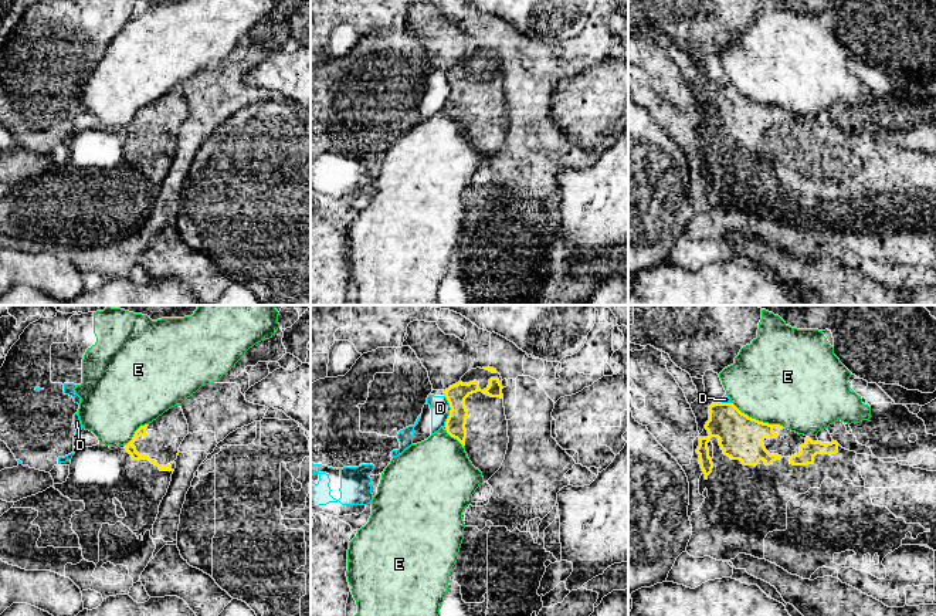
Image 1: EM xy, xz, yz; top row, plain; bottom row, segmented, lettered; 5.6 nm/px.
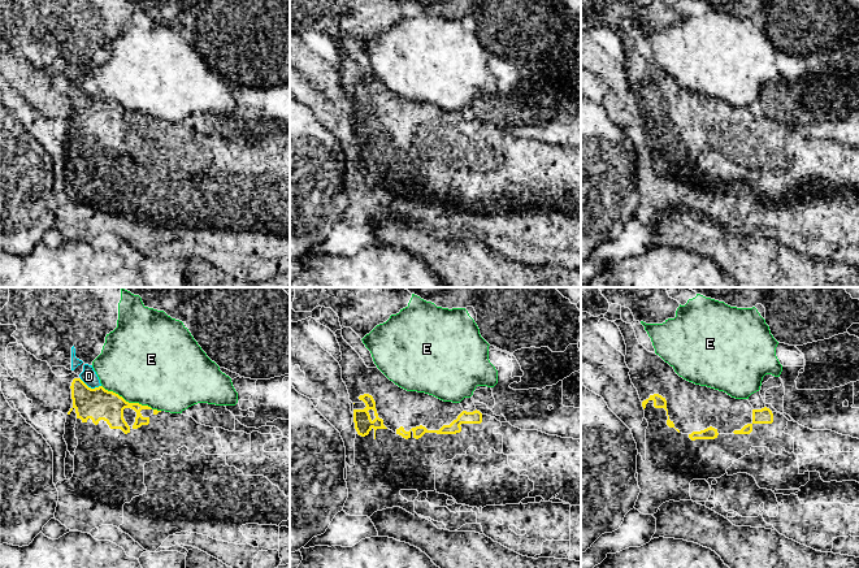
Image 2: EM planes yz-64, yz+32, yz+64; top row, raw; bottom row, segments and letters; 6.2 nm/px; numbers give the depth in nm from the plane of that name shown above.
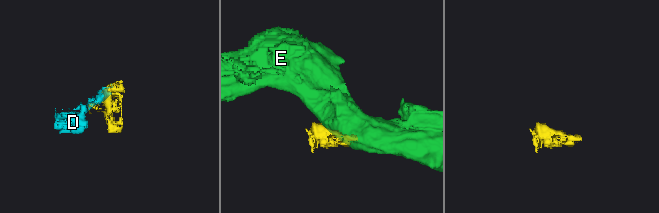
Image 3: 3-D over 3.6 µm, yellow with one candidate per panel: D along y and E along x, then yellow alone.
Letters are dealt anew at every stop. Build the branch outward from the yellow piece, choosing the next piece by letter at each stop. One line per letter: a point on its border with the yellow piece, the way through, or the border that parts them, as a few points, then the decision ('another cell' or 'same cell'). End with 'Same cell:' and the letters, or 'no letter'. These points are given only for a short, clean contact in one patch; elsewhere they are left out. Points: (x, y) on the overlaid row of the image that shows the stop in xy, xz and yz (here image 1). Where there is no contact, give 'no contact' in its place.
D: contact xz (450, 410); border xz (444, 396), (450, 408), (446, 425); another cell
E: contact yz (758, 420); another cell
Same cell: no letter

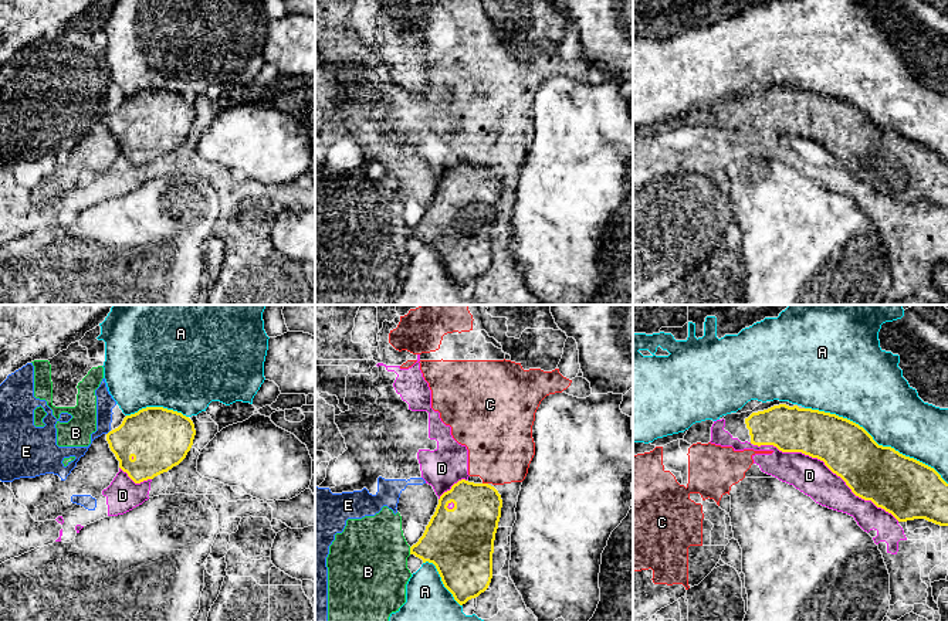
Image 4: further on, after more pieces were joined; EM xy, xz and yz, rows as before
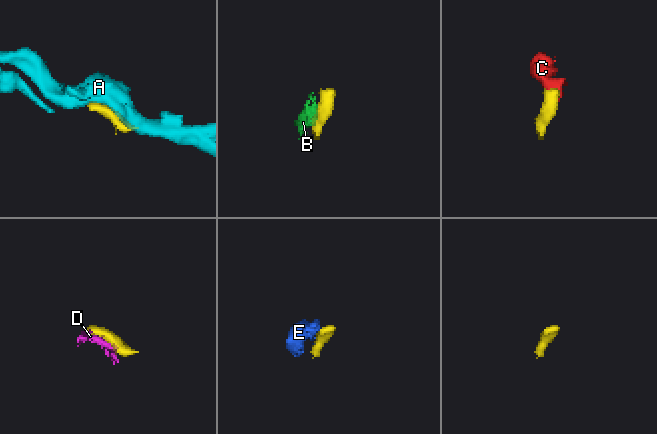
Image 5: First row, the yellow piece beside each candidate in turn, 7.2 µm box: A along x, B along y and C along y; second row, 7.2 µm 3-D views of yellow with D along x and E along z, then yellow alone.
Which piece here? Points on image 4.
A: contact yz (876, 443); another cell
B: contact xz (410, 550); border xz (409, 547), (410, 553); another cell
C: contact xz (486, 484); another cell
D: contact yz (828, 467); same cell
E: contact xy (108, 433); border xy (109, 430), (107, 434); another cell
Same cell: D

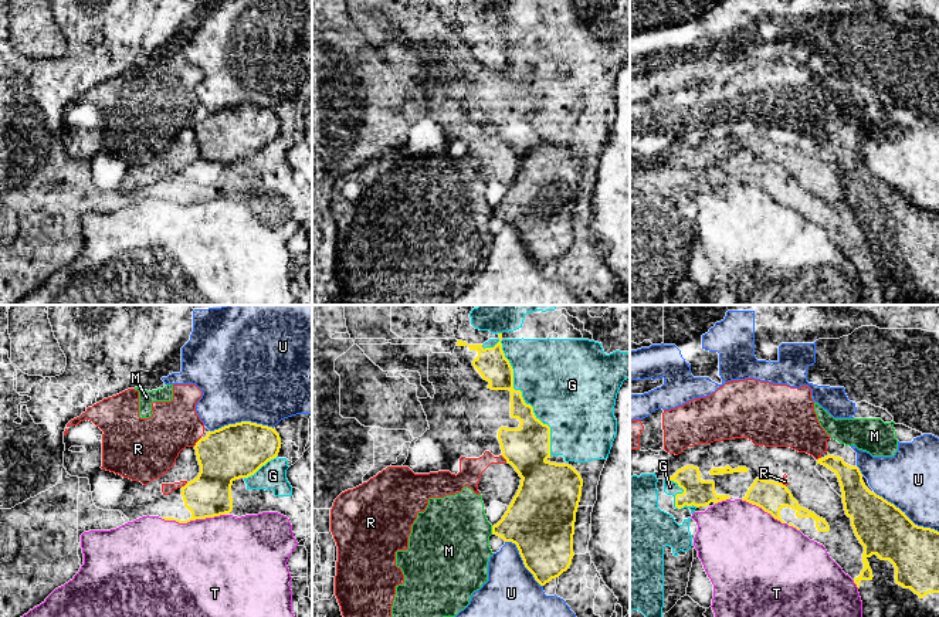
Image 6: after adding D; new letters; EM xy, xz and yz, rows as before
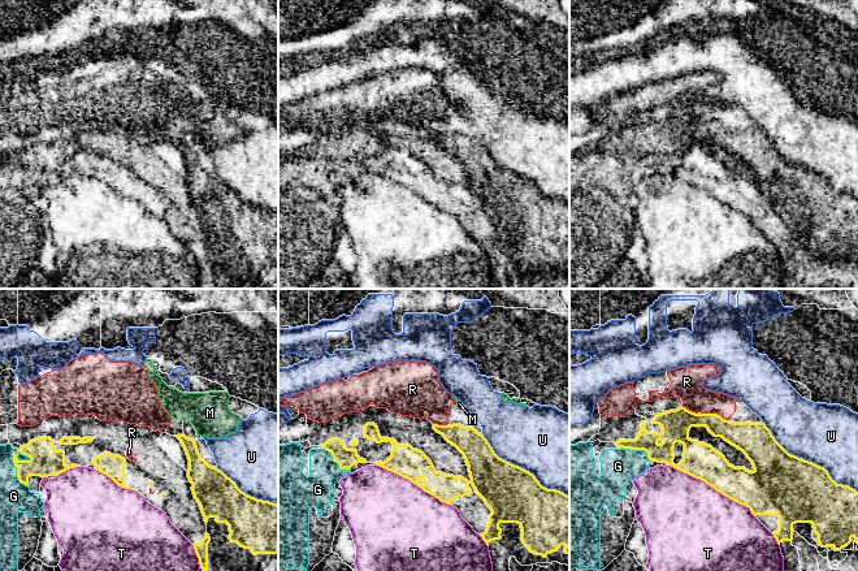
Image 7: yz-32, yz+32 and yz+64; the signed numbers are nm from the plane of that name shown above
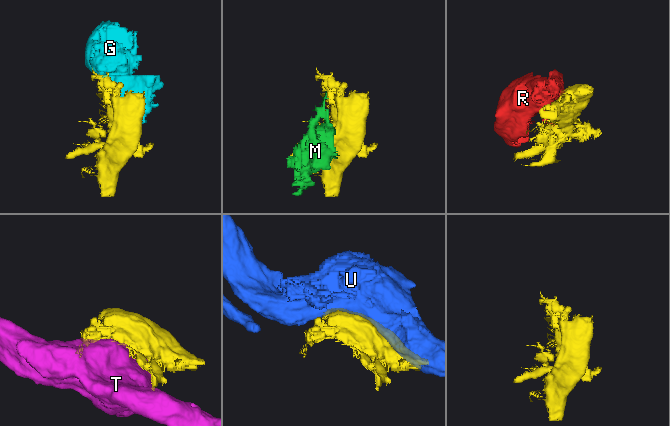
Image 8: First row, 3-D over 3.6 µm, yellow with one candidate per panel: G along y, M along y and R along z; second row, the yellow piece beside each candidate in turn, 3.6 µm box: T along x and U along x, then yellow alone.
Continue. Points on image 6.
G: contact xz (518, 390); another cell
M: contact xz (492, 529); border xz (491, 526), (492, 532); another cell
R: contact xy (197, 441); border xy (200, 437), (193, 446); another cell
T: contact xy (192, 519); another cell
U: contact yz (905, 515); another cell
Same cell: no letter

